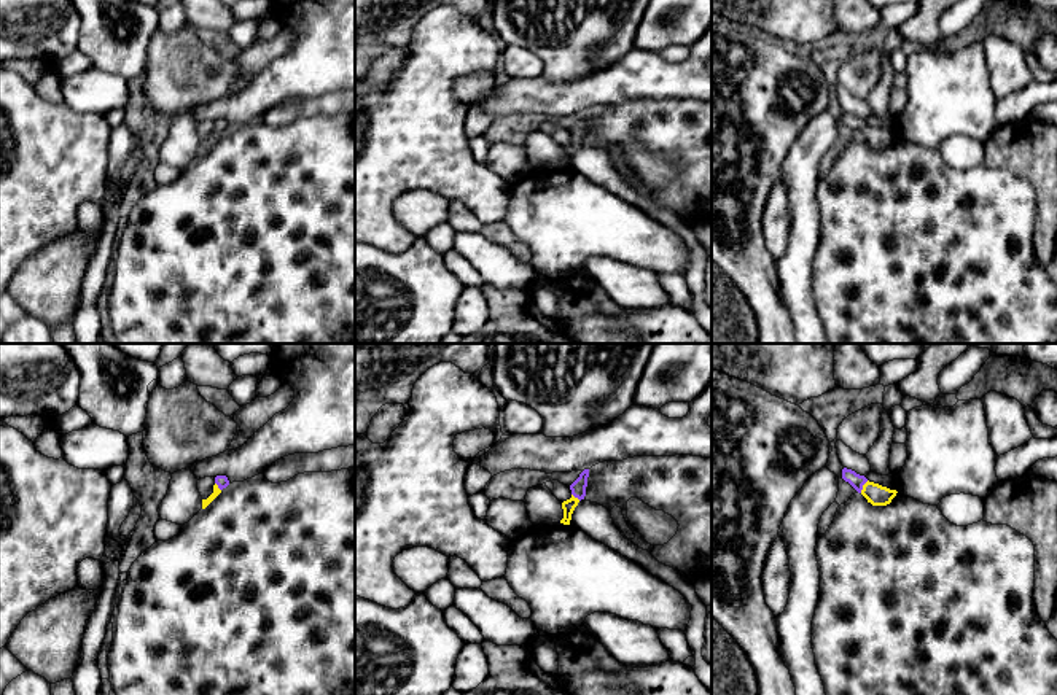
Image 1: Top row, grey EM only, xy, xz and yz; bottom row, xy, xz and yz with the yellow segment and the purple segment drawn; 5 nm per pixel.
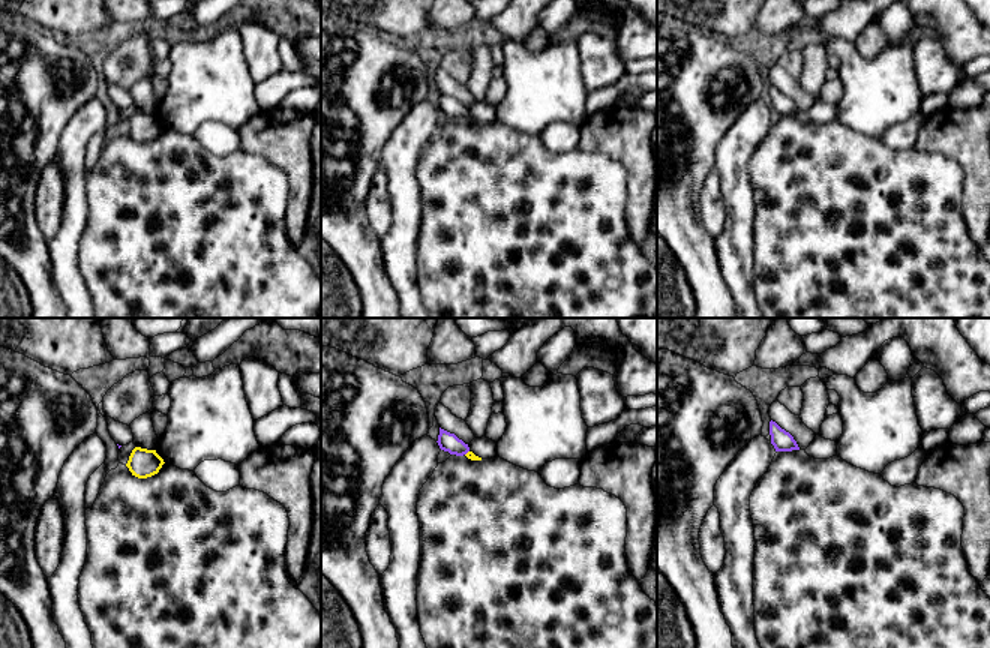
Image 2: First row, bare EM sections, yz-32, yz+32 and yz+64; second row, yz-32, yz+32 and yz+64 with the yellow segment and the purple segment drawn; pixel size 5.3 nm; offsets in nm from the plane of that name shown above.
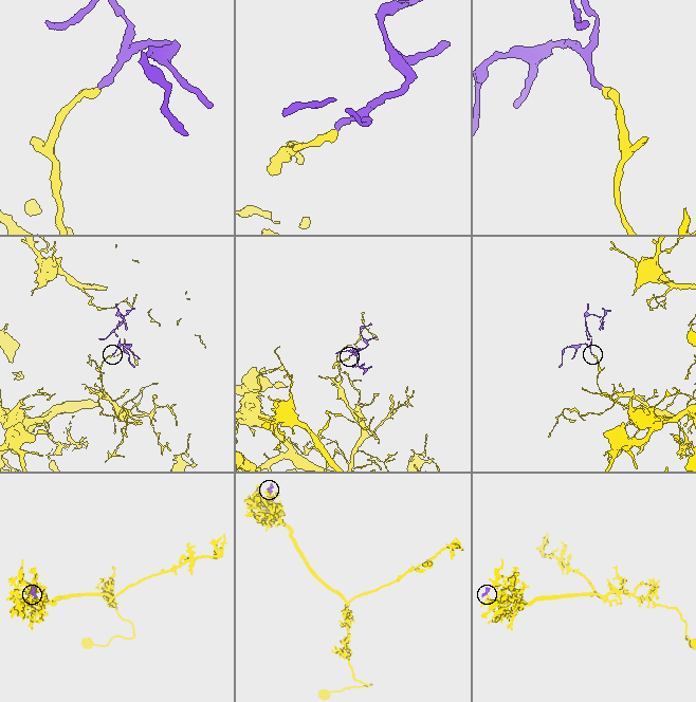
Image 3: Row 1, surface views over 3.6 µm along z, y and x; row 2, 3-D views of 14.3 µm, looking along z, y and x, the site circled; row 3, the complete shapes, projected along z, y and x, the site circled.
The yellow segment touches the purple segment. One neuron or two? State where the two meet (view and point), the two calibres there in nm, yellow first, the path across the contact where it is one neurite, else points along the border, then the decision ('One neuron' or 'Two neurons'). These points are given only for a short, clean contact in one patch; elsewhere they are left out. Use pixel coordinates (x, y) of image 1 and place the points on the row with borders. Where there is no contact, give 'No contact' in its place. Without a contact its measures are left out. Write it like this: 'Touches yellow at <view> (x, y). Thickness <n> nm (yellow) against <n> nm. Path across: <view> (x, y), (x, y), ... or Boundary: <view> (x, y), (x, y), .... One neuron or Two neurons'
Touches yellow at yz (863, 487). Thickness 110 nm (yellow) against 70 nm. Path across: yz (877, 495), (863, 487), (857, 481). One neuron

